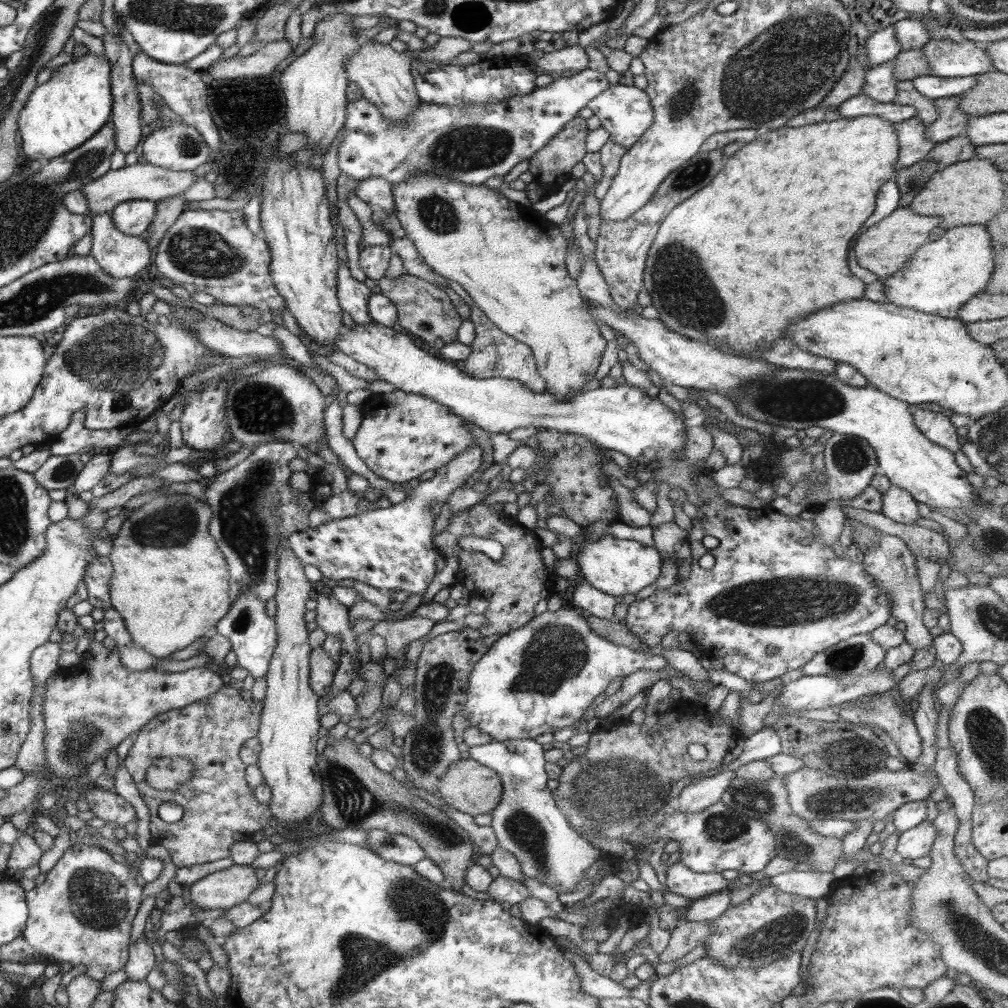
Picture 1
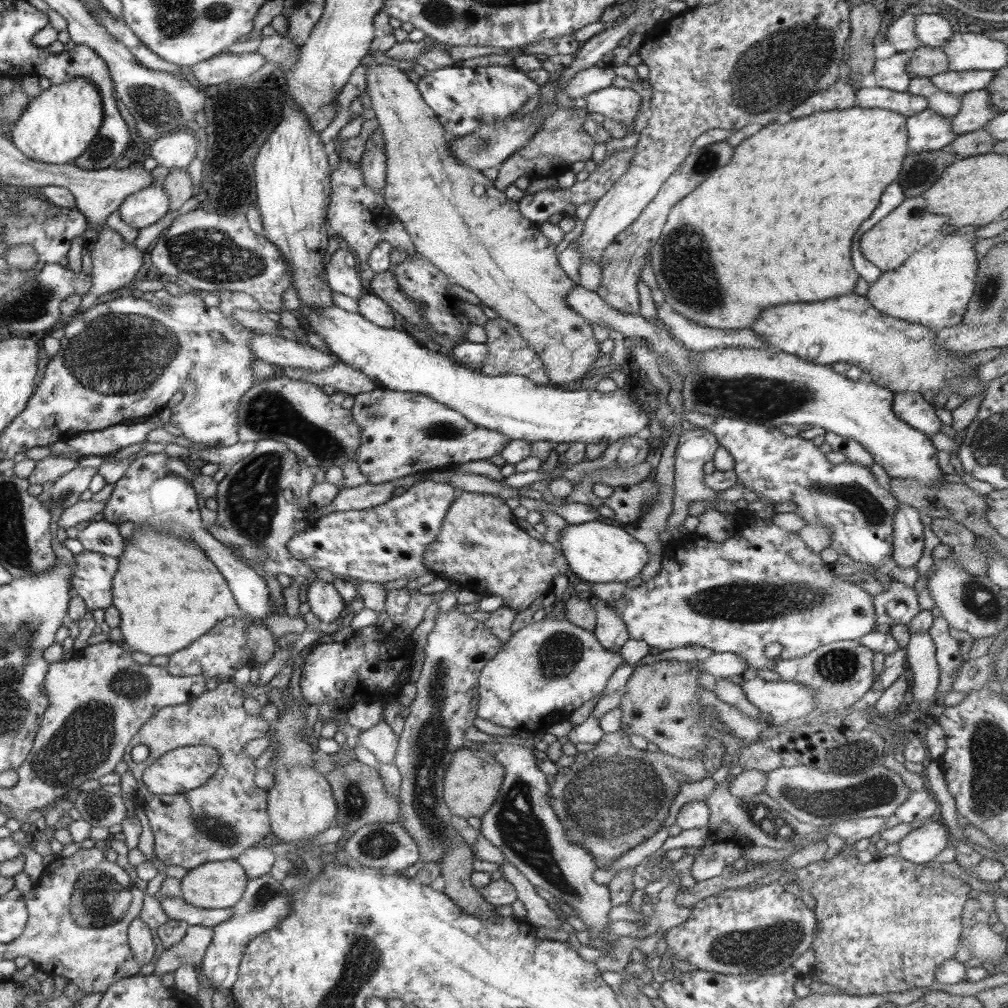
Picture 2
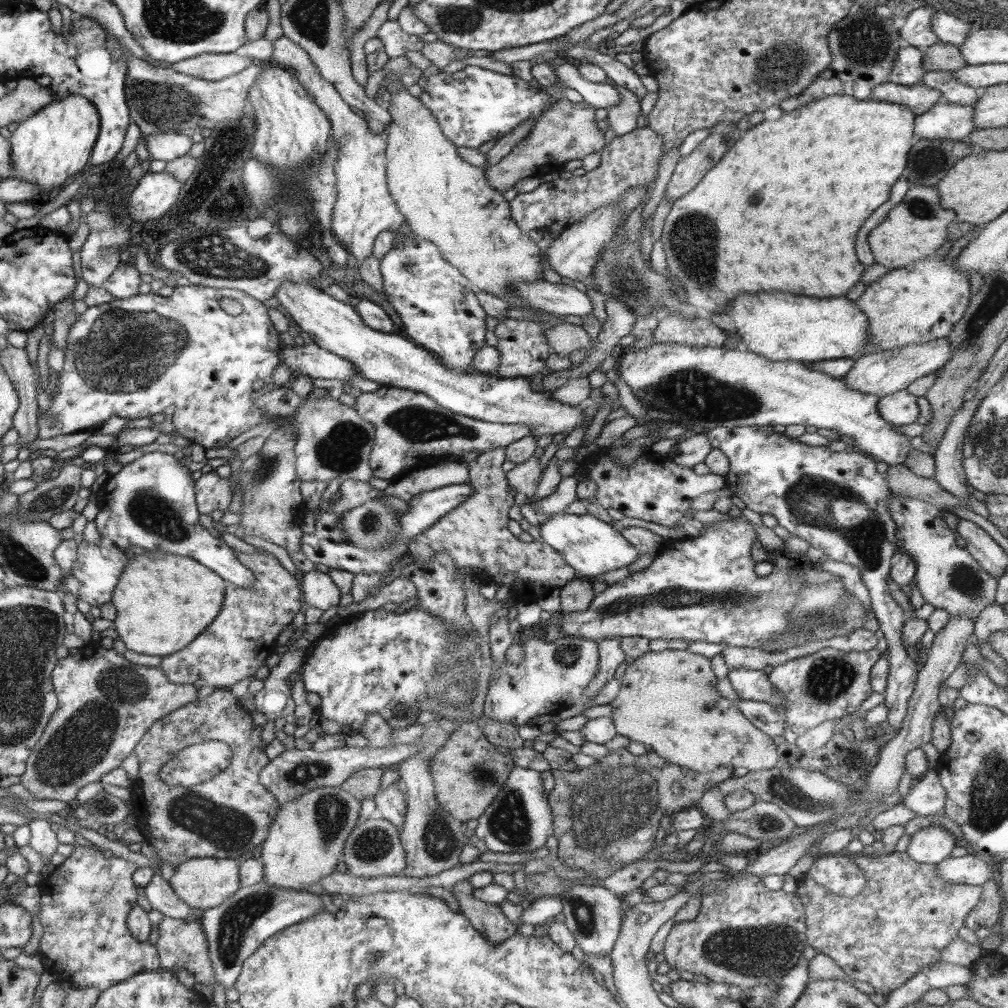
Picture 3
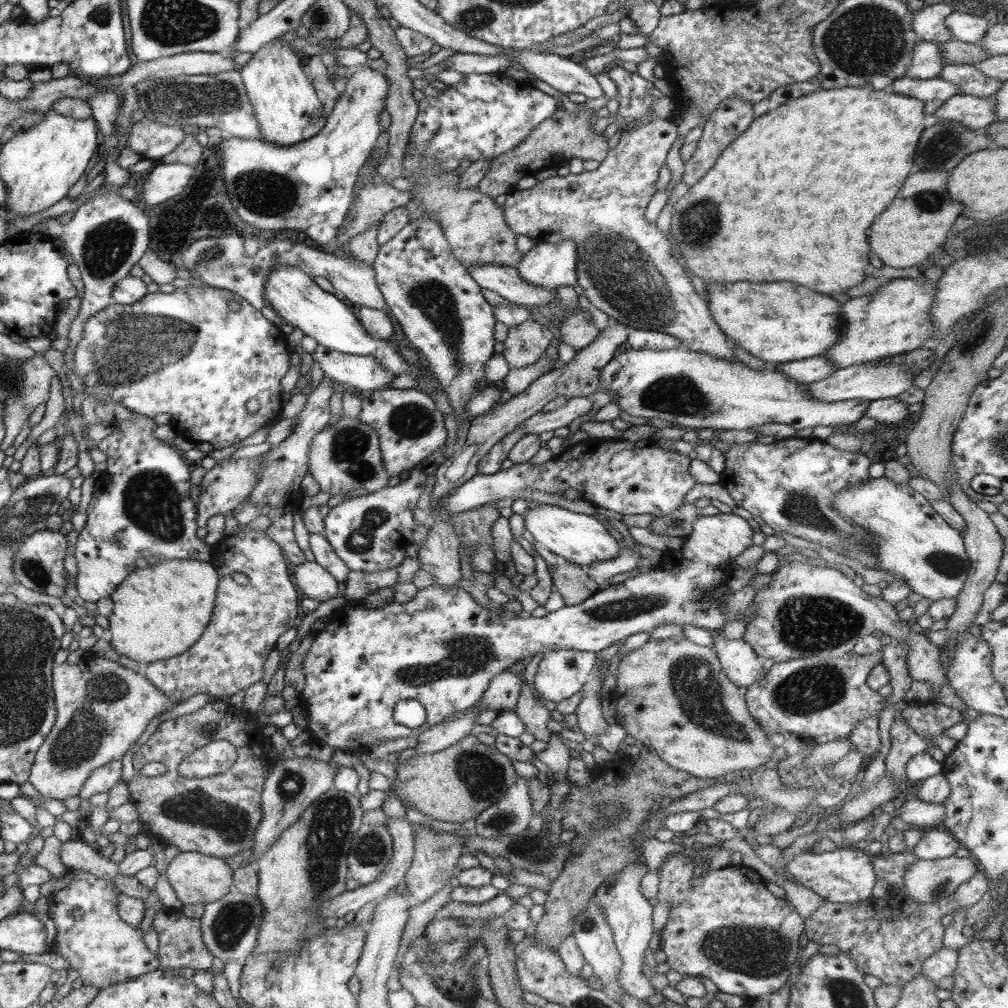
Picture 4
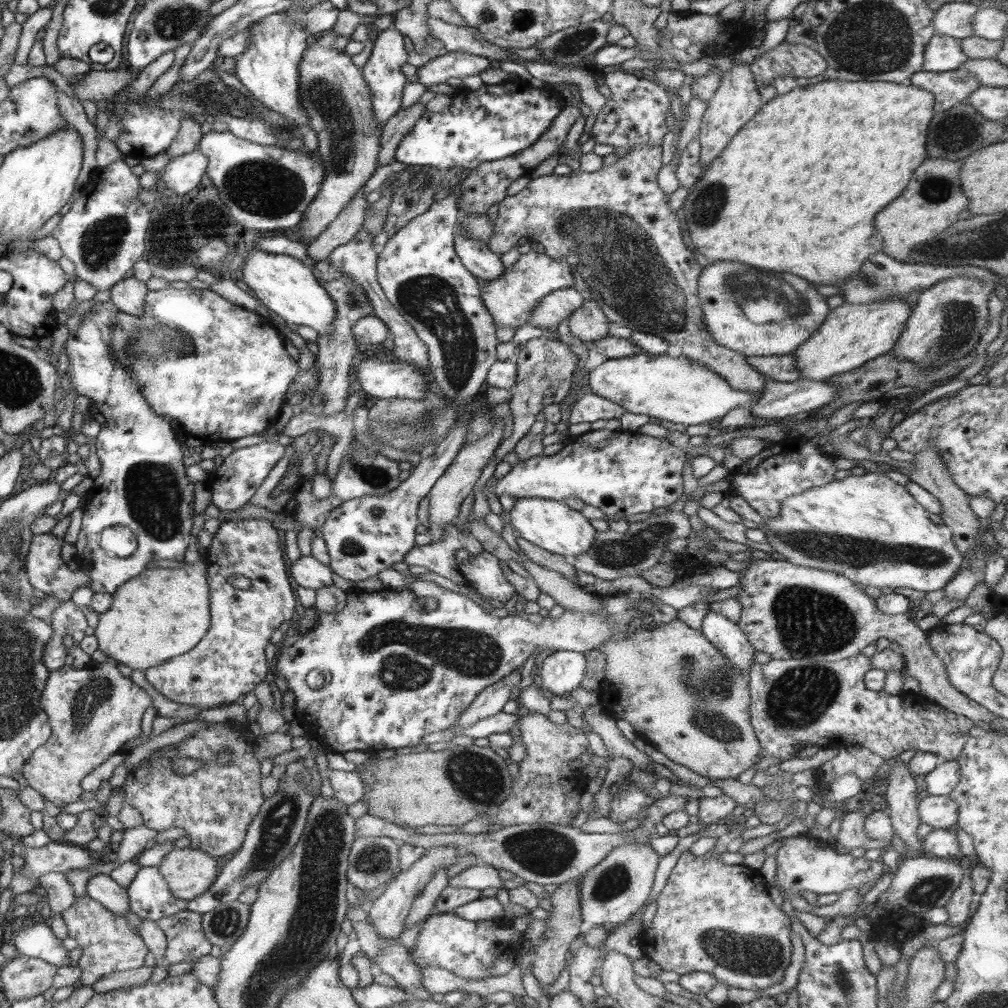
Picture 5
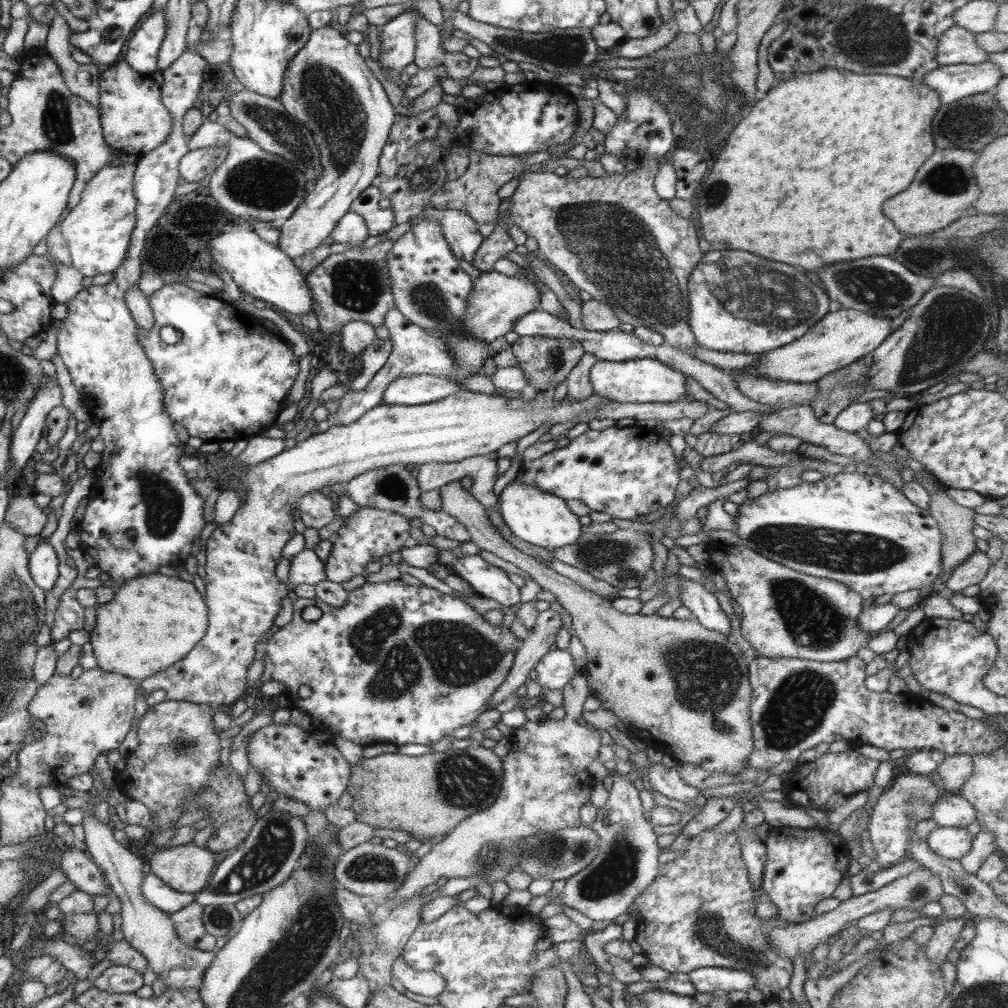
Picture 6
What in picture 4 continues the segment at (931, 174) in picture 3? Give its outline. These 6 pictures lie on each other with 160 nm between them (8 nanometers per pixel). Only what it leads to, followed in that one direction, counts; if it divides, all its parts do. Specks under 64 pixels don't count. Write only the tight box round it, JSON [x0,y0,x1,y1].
[914,121,997,172]

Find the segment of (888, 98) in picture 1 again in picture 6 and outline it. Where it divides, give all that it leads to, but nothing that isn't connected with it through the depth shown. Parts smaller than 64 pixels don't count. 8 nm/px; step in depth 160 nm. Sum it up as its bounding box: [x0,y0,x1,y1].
[935,26,988,66]

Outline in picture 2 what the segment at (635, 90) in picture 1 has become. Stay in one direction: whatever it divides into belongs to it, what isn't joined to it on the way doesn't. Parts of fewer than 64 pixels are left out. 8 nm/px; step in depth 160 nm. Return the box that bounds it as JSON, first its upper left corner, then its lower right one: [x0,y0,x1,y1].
[585,86,641,133]

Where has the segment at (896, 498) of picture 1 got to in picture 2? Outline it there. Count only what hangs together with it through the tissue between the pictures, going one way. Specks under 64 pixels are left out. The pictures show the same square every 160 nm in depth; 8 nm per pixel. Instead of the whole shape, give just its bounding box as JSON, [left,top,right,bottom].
[892,503,924,568]

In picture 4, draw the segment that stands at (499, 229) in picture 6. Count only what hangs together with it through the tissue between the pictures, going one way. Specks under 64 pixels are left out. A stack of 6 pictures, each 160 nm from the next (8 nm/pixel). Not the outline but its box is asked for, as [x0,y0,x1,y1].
[501,118,738,361]

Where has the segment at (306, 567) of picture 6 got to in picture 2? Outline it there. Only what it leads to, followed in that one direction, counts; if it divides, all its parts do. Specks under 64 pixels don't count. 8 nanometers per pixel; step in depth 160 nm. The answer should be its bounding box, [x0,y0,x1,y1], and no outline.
[307,577,346,624]

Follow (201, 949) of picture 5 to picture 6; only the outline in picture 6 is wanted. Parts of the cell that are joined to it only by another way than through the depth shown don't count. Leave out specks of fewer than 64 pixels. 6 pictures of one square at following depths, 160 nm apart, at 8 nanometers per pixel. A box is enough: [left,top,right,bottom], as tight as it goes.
[172,900,216,951]

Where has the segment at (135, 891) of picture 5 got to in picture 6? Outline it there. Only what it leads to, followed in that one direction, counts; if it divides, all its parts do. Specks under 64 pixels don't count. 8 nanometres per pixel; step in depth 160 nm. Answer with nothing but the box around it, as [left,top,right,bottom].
[141,869,195,914]

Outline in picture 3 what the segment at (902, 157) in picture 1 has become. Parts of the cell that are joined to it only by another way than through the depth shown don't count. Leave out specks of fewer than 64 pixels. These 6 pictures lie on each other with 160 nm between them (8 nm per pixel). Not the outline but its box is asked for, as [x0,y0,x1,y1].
[914,98,975,140]

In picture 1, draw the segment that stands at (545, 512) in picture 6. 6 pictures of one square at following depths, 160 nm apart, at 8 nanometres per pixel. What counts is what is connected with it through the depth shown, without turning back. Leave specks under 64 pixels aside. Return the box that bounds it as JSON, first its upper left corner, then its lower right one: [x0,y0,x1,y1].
[574,535,664,596]

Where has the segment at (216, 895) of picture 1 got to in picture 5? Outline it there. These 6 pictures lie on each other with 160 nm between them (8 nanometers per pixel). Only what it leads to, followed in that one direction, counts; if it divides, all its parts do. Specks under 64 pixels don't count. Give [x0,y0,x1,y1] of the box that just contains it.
[157,847,218,900]

